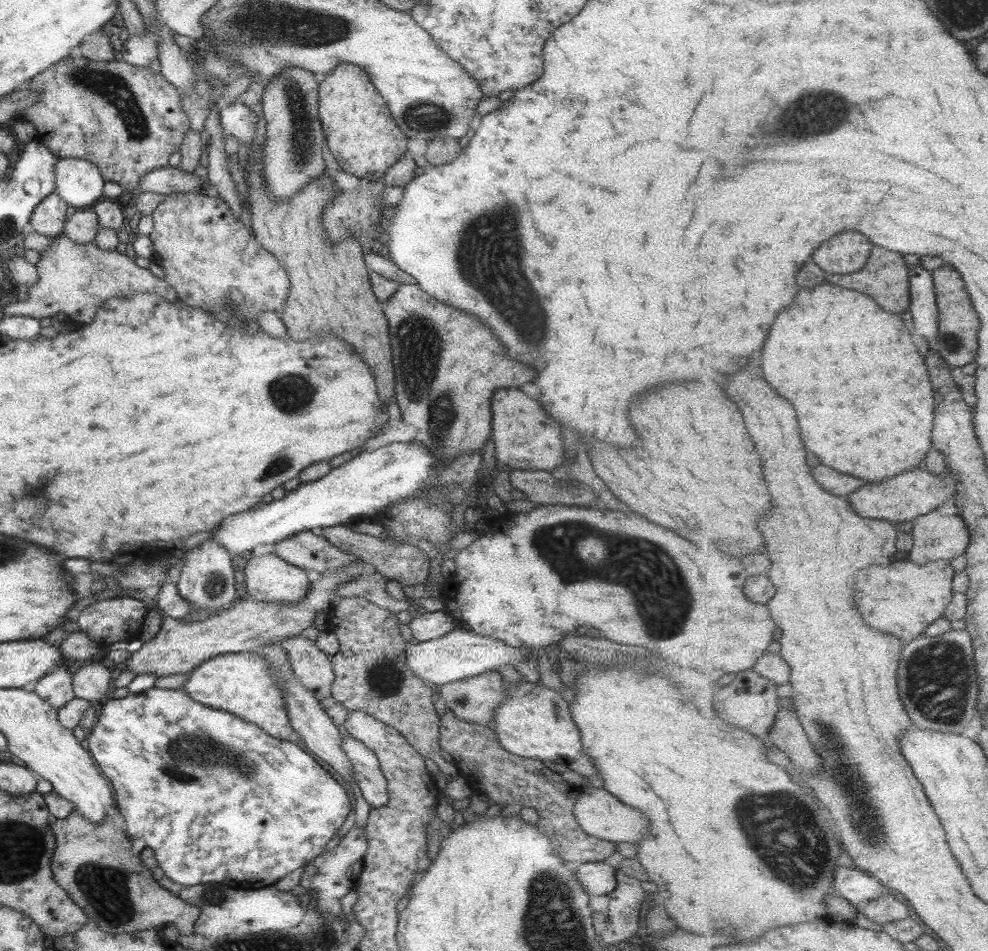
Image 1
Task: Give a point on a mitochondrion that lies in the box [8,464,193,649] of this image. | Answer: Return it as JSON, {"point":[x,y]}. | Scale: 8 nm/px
{"point":[35,489]}

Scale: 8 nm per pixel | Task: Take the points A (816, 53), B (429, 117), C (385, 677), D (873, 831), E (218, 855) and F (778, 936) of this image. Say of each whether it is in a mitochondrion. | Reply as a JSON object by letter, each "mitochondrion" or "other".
{"A":"other","B":"mitochondrion","C":"mitochondrion","D":"mitochondrion","E":"other","F":"other"}

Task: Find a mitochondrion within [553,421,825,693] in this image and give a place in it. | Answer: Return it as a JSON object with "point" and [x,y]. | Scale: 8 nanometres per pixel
{"point":[665,593]}

